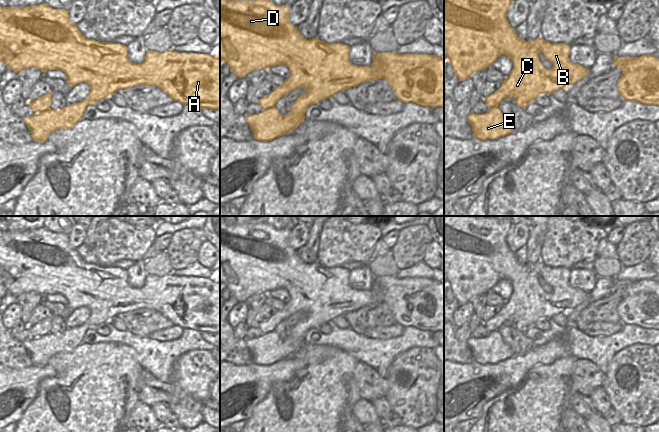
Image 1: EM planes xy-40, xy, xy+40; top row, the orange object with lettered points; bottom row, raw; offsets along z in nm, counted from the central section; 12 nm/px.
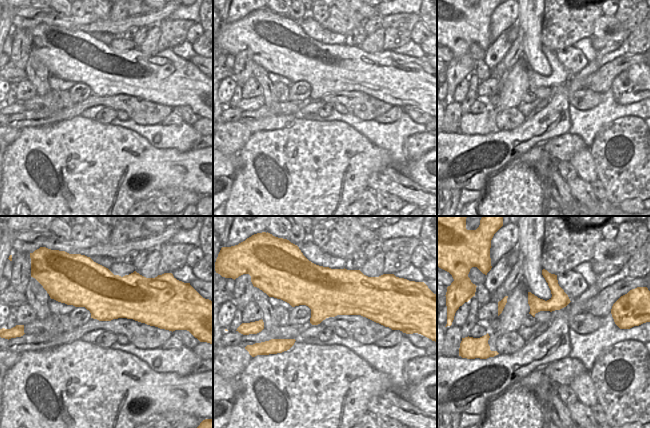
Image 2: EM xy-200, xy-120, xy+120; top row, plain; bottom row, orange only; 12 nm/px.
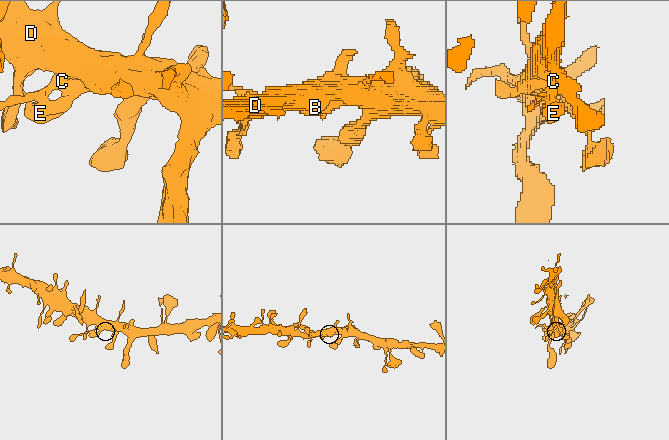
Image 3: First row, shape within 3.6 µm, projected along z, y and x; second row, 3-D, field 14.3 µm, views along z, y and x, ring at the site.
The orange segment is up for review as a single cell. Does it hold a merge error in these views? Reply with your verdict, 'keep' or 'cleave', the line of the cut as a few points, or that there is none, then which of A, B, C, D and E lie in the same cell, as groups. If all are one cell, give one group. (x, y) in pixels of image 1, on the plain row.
keep; cut none; groups A B C D E

